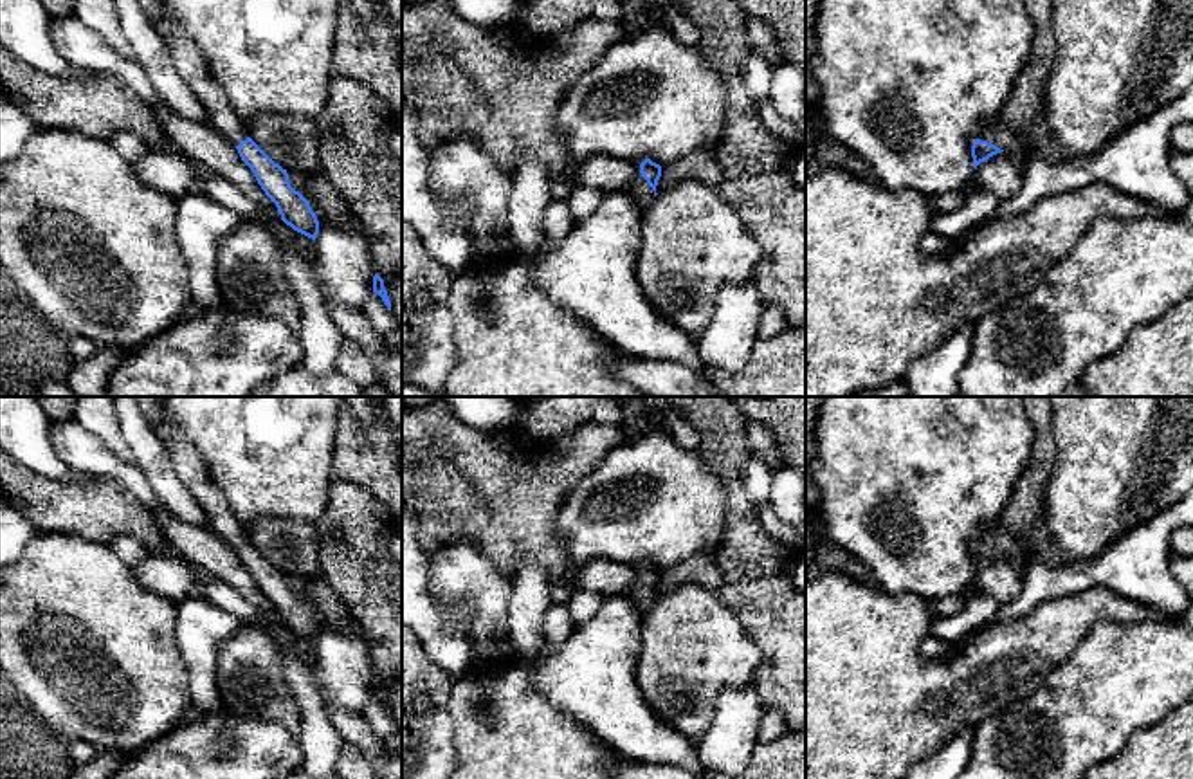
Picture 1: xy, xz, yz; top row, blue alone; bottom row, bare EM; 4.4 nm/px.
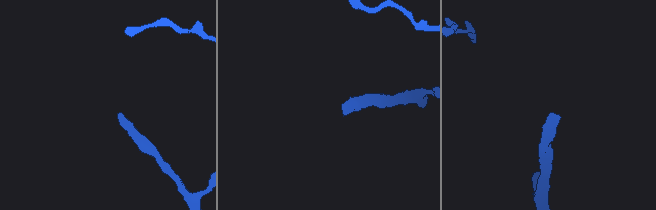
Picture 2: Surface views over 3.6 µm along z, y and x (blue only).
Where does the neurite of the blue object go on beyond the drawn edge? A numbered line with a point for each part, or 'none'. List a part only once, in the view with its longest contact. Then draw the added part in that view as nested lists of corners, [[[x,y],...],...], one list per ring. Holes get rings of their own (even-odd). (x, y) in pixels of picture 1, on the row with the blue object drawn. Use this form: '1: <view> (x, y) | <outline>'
1: yz (992, 130) | [[[997,115],[982,121],[977,139],[988,141],[997,148],[1013,151],[1013,153],[1016,153],[1016,150],[1020,148],[1020,135],[1015,133],[1006,124],[1002,124]]]

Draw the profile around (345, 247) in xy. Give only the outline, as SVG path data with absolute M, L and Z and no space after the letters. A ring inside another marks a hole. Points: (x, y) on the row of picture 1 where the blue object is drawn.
M290 170L288 182L310 204L319 220L314 254L326 290L346 307L362 307L373 294L377 274L368 240L353 227L333 224L310 198L305 186L312 175Z

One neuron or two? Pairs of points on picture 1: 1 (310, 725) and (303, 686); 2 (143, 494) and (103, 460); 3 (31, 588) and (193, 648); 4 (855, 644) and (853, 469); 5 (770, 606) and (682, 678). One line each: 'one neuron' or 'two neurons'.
1: one neuron
2: one neuron
3: two neurons
4: two neurons
5: two neurons

